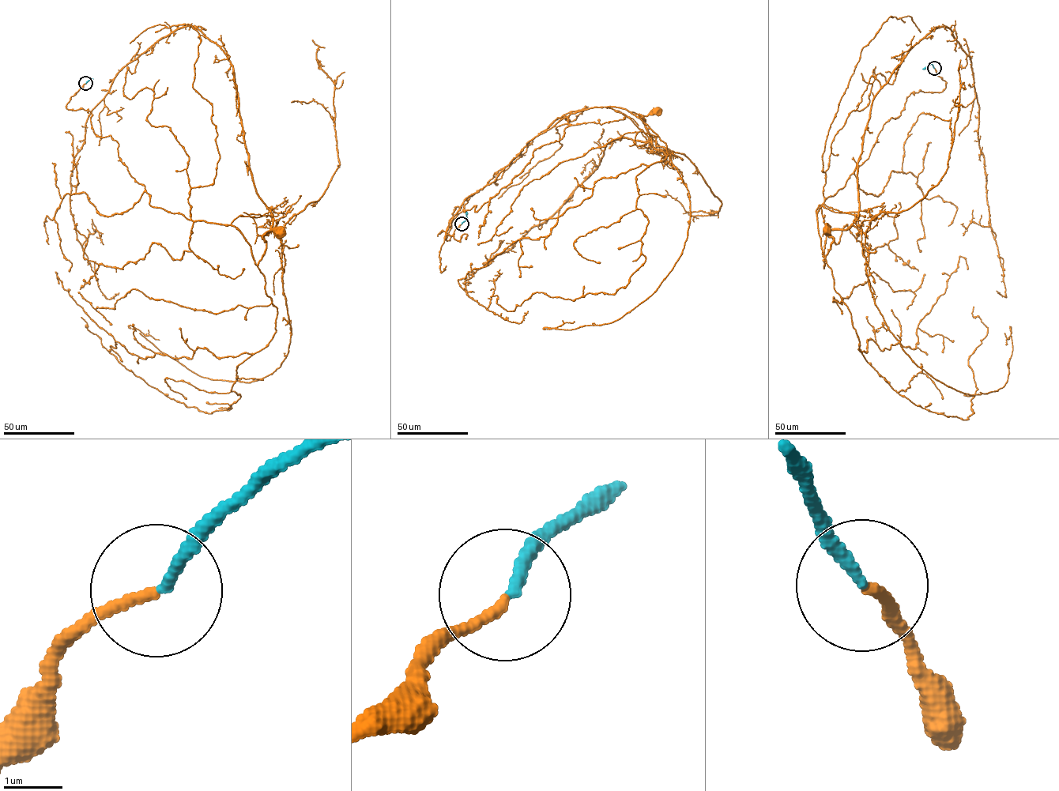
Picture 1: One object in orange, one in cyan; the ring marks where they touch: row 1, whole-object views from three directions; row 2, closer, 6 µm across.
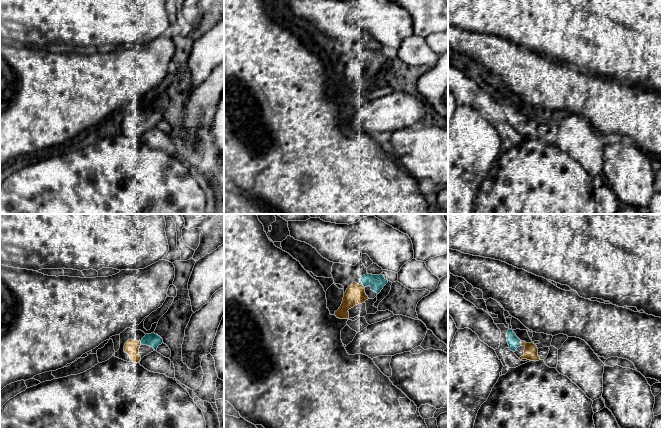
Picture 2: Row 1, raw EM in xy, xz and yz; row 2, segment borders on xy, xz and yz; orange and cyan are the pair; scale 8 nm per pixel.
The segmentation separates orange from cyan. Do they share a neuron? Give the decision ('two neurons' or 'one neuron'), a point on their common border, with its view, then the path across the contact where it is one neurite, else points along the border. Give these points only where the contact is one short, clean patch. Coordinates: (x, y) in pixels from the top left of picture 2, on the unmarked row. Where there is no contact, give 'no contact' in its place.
one neuron; meets orange in yz at (521, 119)

